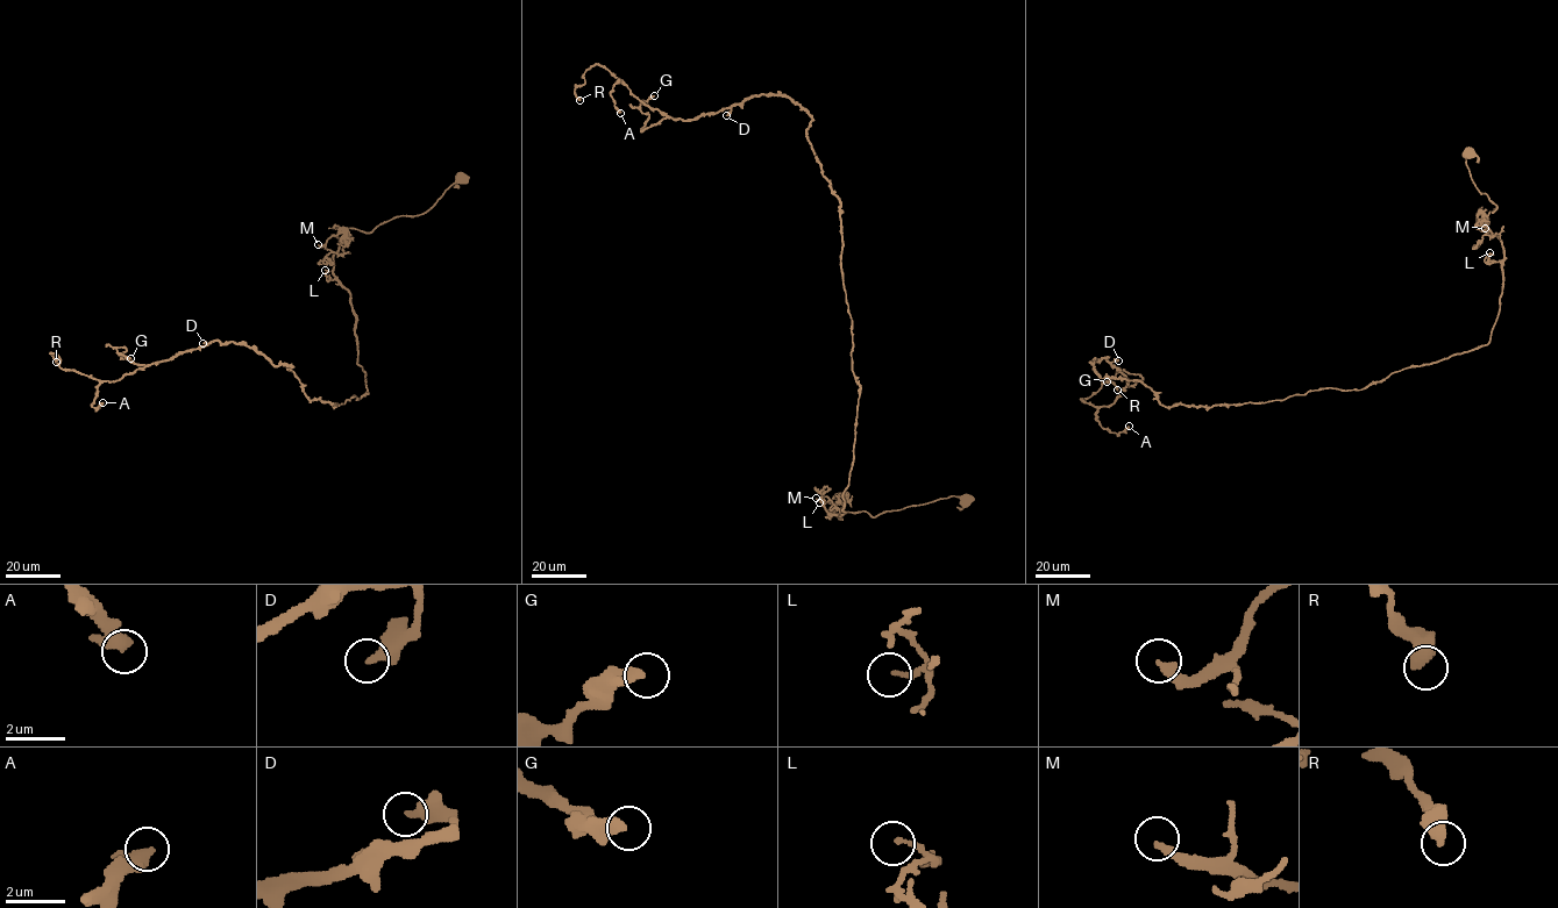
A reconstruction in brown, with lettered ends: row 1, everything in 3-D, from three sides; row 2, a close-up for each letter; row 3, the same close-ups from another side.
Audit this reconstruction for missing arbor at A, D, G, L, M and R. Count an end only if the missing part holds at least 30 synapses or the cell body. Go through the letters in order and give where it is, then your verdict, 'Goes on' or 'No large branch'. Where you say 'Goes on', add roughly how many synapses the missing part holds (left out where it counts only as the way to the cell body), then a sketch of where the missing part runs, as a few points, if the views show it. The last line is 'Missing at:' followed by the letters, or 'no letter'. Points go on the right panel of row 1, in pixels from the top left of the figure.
A: Place: (1129, 426). No large branch
D: Place: (1118, 360). No large branch
G: Place: (1107, 381). No large branch
L: Place: (1489, 252). No large branch
M: Place: (1485, 228). No large branch
R: Place: (1117, 390). No large branch
Missing at: no letter

